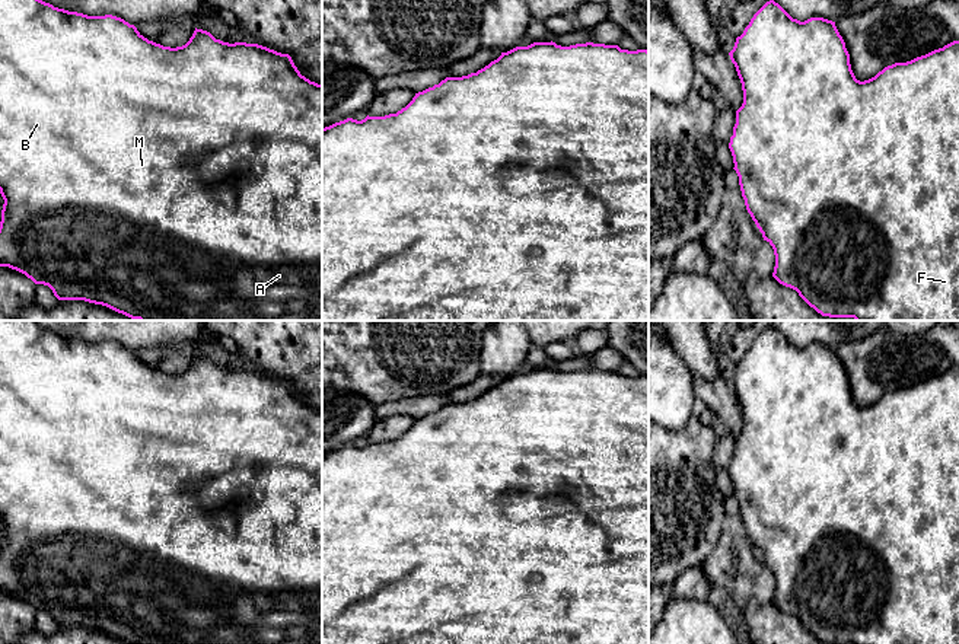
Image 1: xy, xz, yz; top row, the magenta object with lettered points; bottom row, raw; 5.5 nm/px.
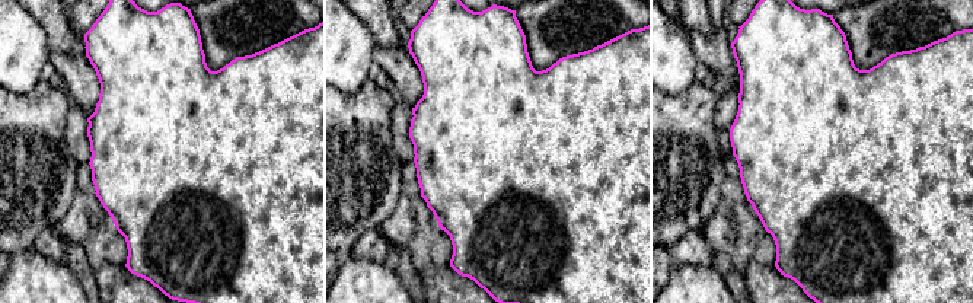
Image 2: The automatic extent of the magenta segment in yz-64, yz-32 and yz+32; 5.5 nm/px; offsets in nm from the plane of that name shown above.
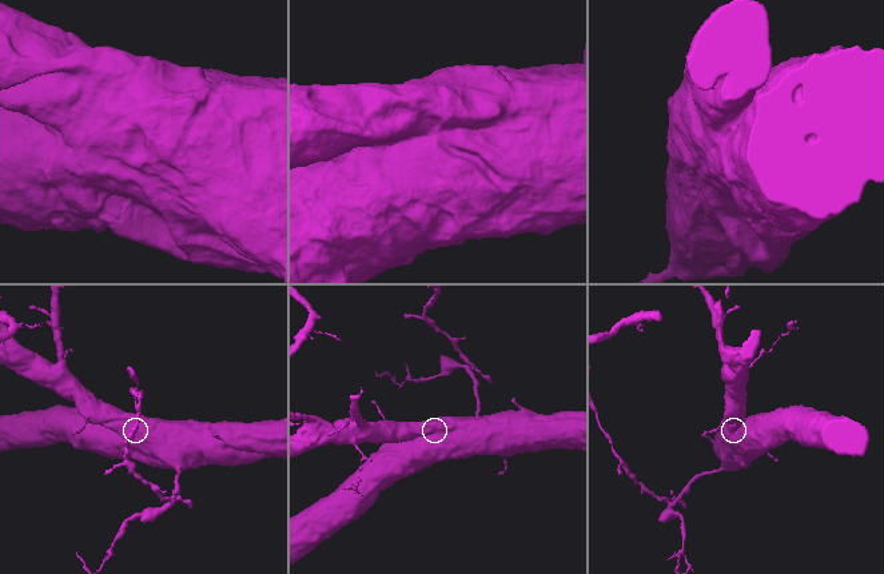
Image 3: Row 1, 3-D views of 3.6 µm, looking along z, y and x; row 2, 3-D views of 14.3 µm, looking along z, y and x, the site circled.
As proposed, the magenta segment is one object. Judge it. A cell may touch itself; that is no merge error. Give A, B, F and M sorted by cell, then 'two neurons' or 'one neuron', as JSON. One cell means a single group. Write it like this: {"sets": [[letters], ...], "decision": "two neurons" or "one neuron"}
{"sets": [["A", "B", "F", "M"]], "decision": "one neuron"}

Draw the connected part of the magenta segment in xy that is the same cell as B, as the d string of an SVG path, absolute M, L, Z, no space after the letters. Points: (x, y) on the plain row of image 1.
M0 321L0 520L1 520L1 523L3 523L3 526L4 526L4 530L3 530L3 536L1 536L1 548L0 548L0 593L9 593L9 594L12 594L12 596L16 596L16 597L19 597L19 599L22 599L22 600L25 600L25 602L26 602L26 603L28 603L28 605L31 605L31 606L32 606L32 608L34 608L34 609L35 609L35 610L44 610L44 612L48 612L48 613L50 613L50 615L51 615L51 616L52 616L52 619L54 619L54 622L55 622L55 624L57 624L57 625L58 625L58 627L85 627L85 628L89 628L89 629L95 629L95 631L102 631L102 632L106 632L106 634L109 634L109 635L112 635L112 637L115 637L115 638L118 638L118 640L122 640L122 641L125 641L125 643L128 643L128 644L322 644L322 411L318 411L318 409L315 409L315 408L310 408L310 407L309 407L309 405L306 405L306 404L305 404L305 402L302 402L302 401L300 401L300 398L299 398L299 396L297 396L297 393L296 393L296 392L294 392L294 389L293 389L293 386L291 386L291 383L290 383L290 382L289 382L289 380L281 380L281 379L277 379L277 377L274 377L274 376L270 376L270 374L267 374L267 373L262 373L262 372L258 372L258 370L246 370L246 369L235 369L235 370L229 370L229 369L223 369L223 367L220 367L220 366L216 366L216 364L214 364L214 363L213 363L213 361L211 361L211 360L210 360L210 358L207 358L207 357L203 357L203 356L197 356L197 354L195 354L195 357L194 357L194 360L192 360L192 363L191 363L191 364L189 364L189 367L188 367L188 369L187 369L187 370L185 370L185 372L182 372L182 373L176 373L176 374L171 374L171 373L163 373L163 372L160 372L160 370L156 370L156 369L153 369L153 367L149 367L149 366L147 366L147 364L144 364L144 363L143 363L143 361L141 361L141 360L140 360L140 358L138 358L138 357L137 357L137 354L136 354L136 353L134 353L134 351L130 351L130 350L128 350L128 348L125 348L125 347L124 347L124 345L121 345L121 344L117 344L117 342L112 342L112 341L105 341L105 342L87 342L87 341L83 341L83 339L77 339L77 338L68 338L68 337L64 337L64 335L58 335L58 334L54 334L54 332L52 332L52 331L50 331L50 329L45 329L45 328L42 328L42 326L39 326L39 325L36 325L36 323L35 323L35 322L34 322L34 321Z

